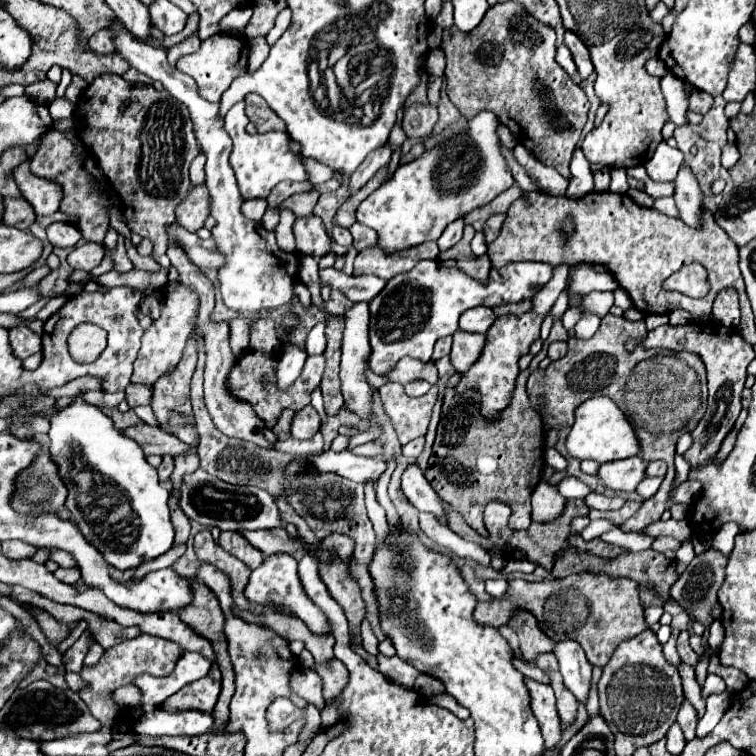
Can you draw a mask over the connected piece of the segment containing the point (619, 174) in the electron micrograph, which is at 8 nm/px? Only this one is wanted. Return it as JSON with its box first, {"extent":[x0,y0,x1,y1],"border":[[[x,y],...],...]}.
{"extent":[609,169,627,193],"border":[[[609,169],[611,171],[611,191],[613,193],[627,193],[627,173],[625,169]]]}

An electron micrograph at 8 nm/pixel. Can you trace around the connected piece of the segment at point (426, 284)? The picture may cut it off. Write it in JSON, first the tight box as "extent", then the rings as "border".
{"extent":[369,261,551,375],"border":[[[421,261],[417,263],[415,269],[409,273],[401,273],[387,281],[385,289],[369,303],[371,309],[371,325],[369,325],[369,335],[371,335],[371,357],[369,357],[369,367],[377,375],[385,375],[395,367],[395,361],[401,357],[417,357],[421,361],[429,361],[433,353],[433,345],[437,339],[453,335],[457,331],[459,315],[471,307],[485,305],[485,307],[495,307],[495,305],[505,305],[505,303],[517,303],[523,299],[533,299],[539,289],[551,279],[551,267],[547,263],[509,263],[505,267],[491,269],[489,281],[483,285],[469,275],[465,275],[459,269],[445,269],[437,261]]]}

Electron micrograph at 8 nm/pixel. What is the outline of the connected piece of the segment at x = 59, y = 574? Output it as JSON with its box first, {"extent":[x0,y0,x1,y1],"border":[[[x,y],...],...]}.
{"extent":[55,567,81,585],"border":[[[59,567],[59,569],[55,571],[55,577],[57,577],[59,581],[67,583],[67,585],[75,585],[75,583],[81,579],[79,569],[63,569],[63,567]]]}

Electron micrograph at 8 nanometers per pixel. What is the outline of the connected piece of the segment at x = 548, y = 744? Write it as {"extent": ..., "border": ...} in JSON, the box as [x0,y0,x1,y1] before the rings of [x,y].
{"extent":[525,679,561,751],"border":[[[525,679],[525,685],[531,693],[531,709],[535,719],[539,721],[539,727],[545,739],[545,749],[551,751],[561,739],[561,721],[555,709],[555,695],[549,685],[541,685],[531,679]]]}

